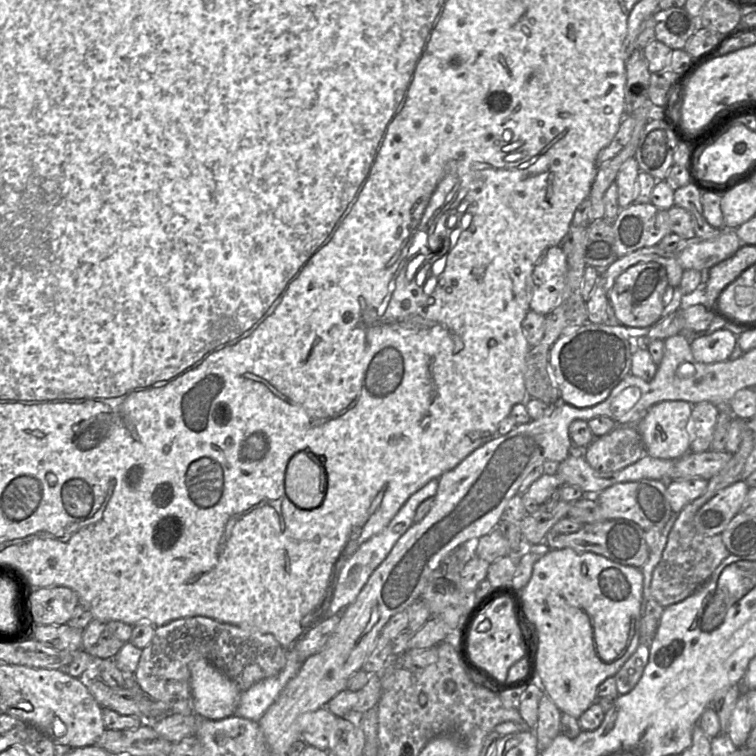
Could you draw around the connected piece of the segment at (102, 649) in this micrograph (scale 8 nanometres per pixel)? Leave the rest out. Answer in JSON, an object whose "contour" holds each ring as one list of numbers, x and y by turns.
{"contour":[[95,619,82,633,82,649,100,659,114,658,124,643,108,630,106,623]]}

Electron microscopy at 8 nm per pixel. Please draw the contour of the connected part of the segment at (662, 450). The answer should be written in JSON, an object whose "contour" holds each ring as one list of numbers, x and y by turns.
{"contour":[[682,400,653,405,637,424,645,453,677,460,689,452,691,410,692,404]]}

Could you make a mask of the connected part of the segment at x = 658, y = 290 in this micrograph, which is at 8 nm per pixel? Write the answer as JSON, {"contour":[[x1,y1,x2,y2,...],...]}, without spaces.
{"contour":[[643,262,621,273,607,292,607,296,615,318,621,325,635,328,652,327,660,321,666,304,663,296,667,287,668,279,665,268,656,262]]}

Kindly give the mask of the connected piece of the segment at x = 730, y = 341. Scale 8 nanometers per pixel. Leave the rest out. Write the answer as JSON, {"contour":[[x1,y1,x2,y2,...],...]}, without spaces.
{"contour":[[717,330,693,338,690,348,696,361,706,364,728,360,733,352,737,336,729,330]]}

